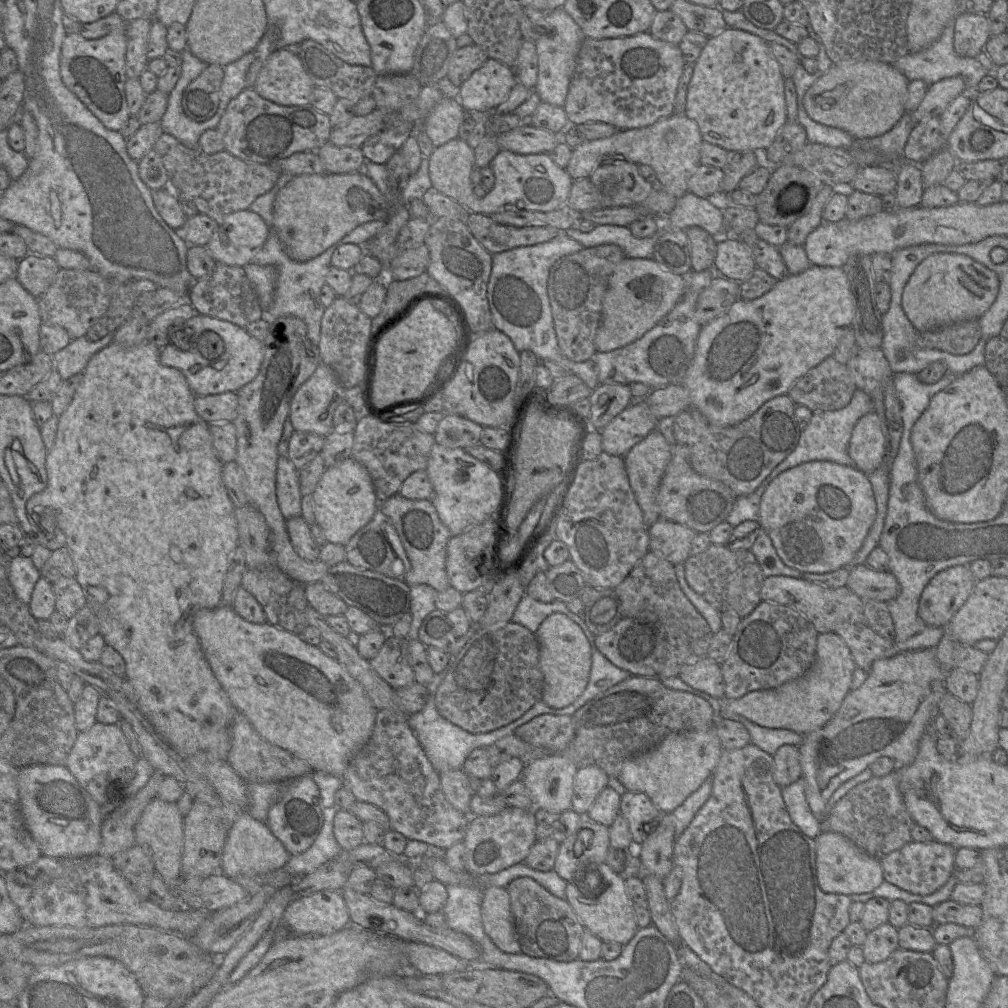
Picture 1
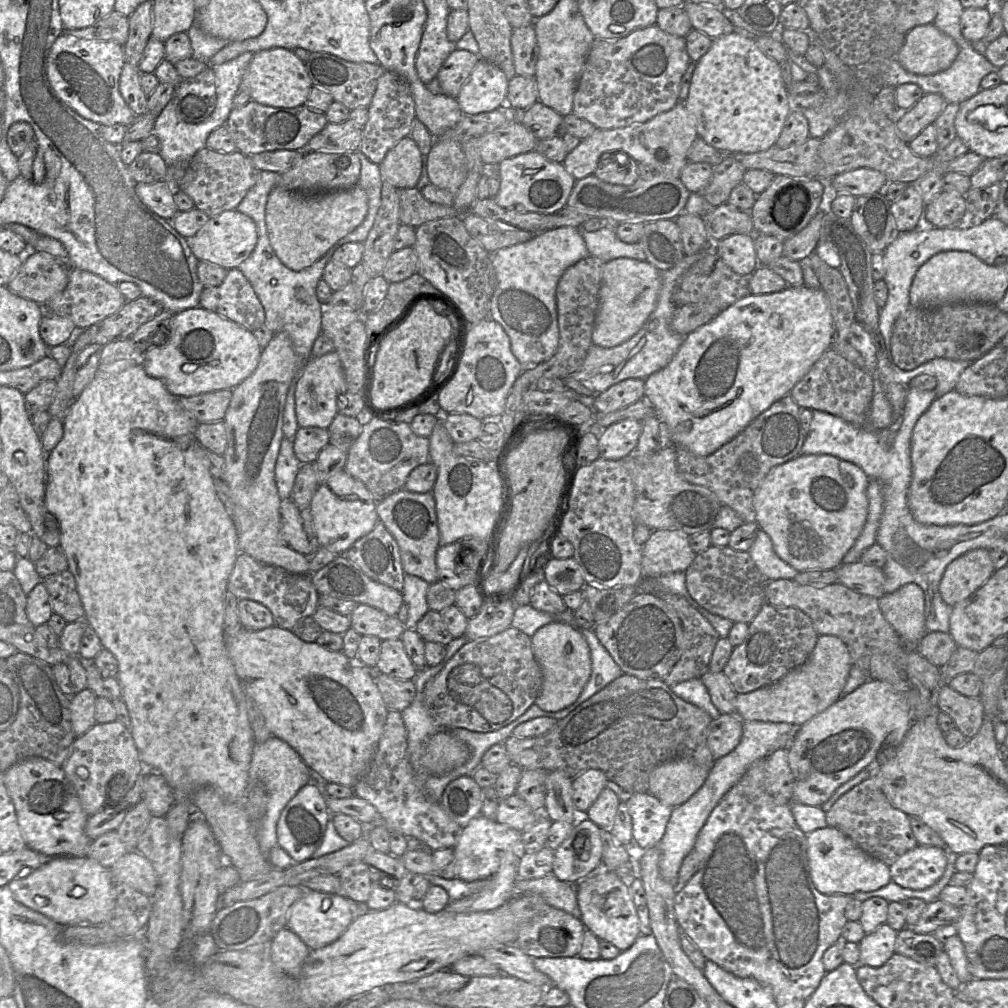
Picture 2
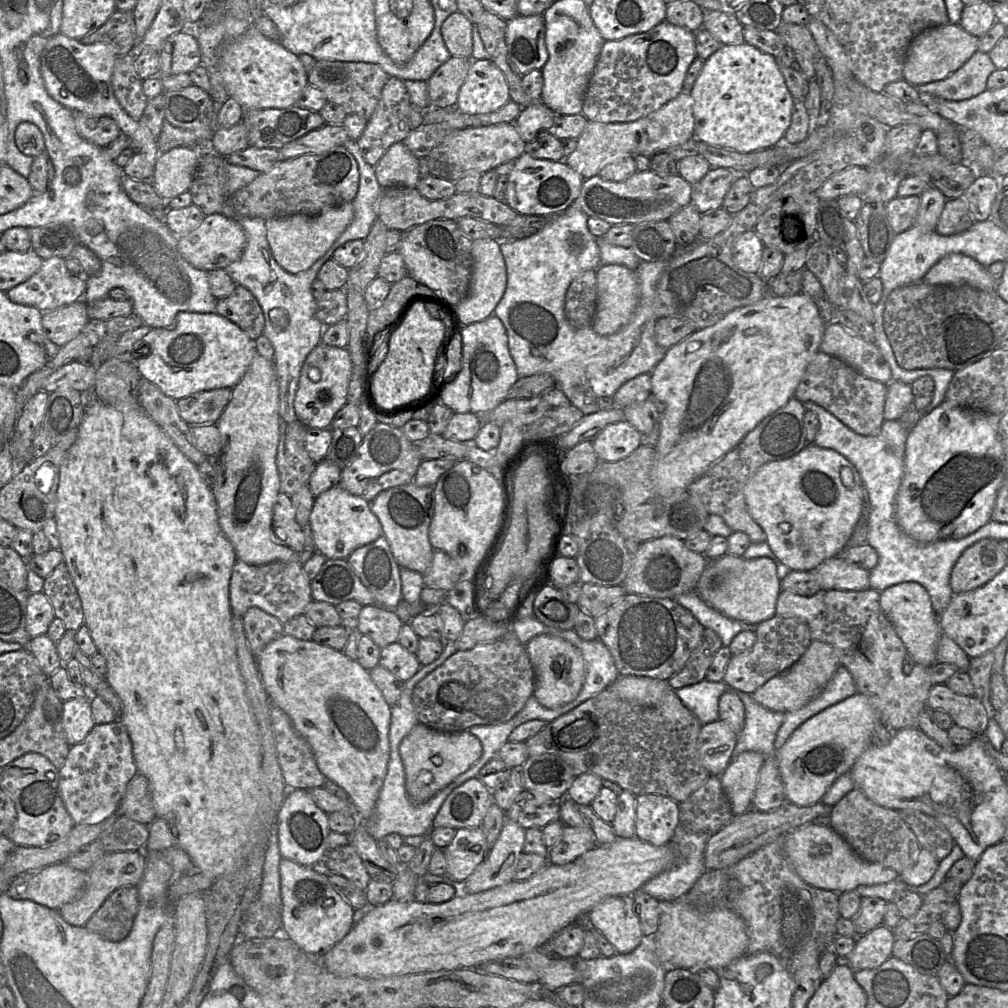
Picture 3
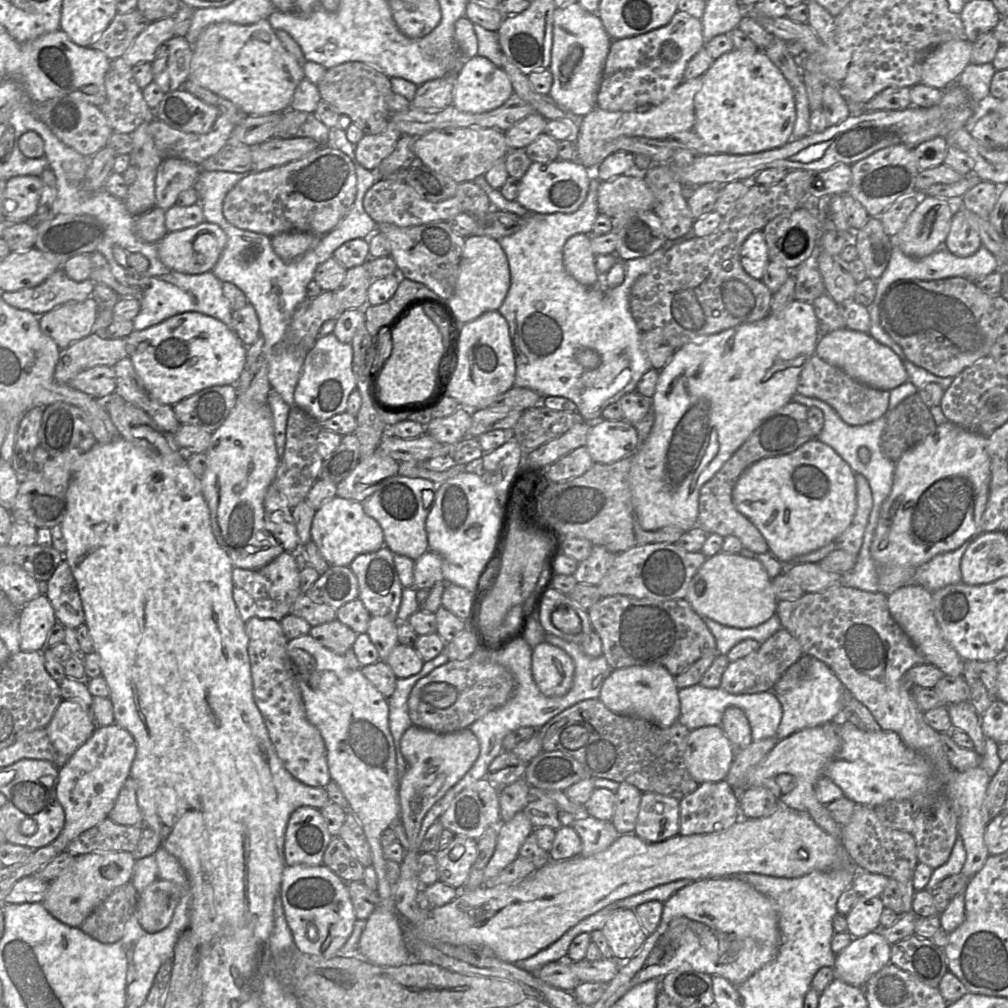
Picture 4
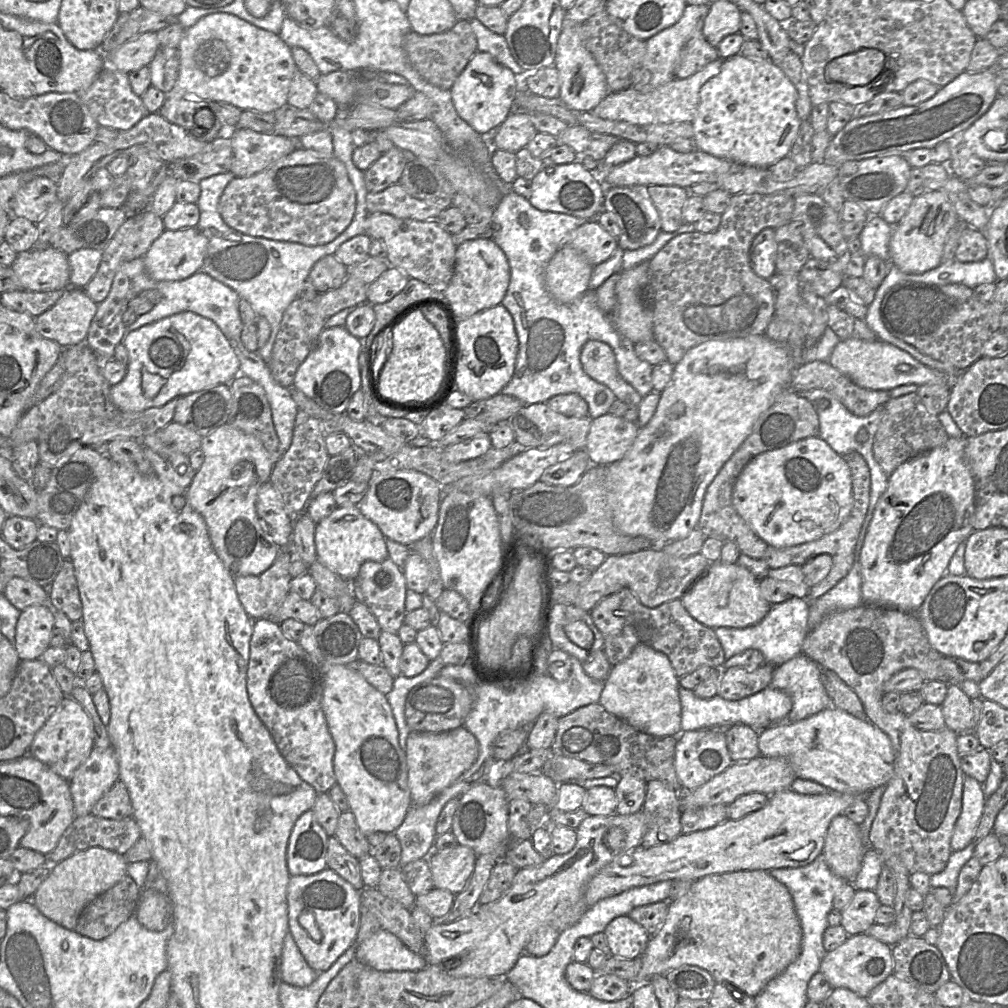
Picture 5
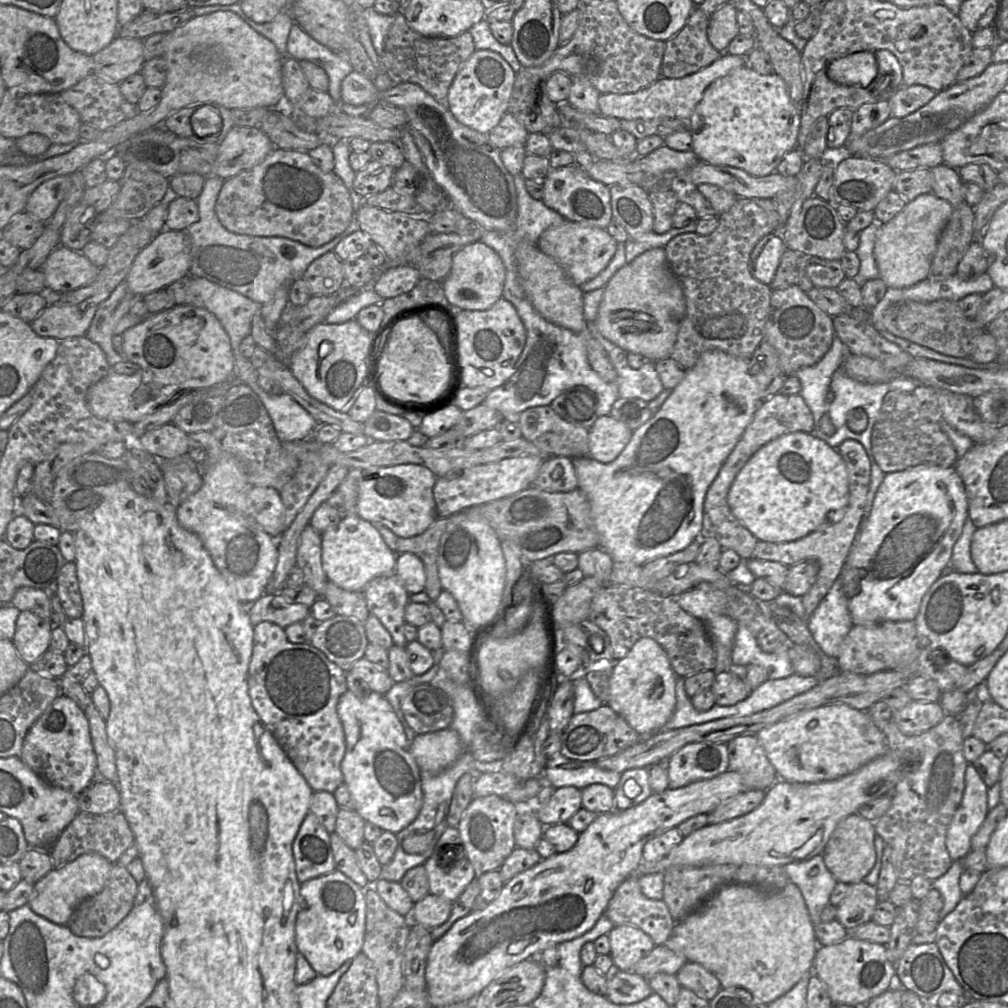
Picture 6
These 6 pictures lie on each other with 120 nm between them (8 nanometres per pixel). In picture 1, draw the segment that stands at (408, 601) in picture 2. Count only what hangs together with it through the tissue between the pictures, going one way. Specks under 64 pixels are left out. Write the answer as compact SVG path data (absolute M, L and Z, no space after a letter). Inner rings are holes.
M427 584L410 587L410 613L412 623L407 636L409 641L418 640L419 629L423 620L436 608L437 591Z

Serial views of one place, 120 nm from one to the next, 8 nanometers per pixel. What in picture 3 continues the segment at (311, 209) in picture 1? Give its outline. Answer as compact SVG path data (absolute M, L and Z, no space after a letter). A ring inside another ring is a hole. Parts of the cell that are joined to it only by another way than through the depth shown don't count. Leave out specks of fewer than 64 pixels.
M352 202L322 211L315 216L295 214L265 221L267 241L277 264L286 272L298 274L318 261L351 224L354 218Z

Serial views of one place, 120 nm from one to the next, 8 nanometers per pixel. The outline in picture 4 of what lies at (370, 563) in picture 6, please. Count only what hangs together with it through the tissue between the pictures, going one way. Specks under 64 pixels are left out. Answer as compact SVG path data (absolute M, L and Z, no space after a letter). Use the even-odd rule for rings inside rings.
M335 496L315 511L311 539L330 566L350 566L360 554L378 551L384 546L384 534L379 523L363 509L359 501Z

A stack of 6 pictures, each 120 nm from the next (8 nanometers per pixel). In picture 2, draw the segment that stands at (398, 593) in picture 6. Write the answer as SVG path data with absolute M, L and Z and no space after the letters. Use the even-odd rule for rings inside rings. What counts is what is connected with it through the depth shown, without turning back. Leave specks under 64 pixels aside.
M381 520L344 556L371 579L402 592L404 570L398 544Z

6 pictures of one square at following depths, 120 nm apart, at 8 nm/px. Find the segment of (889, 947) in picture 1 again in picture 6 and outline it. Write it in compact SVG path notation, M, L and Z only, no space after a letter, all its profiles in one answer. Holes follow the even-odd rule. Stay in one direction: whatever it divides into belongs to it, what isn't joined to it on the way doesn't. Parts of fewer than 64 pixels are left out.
M851 936L828 946L820 946L813 973L825 984L834 1005L863 1007L895 984L895 965L887 957L886 945Z

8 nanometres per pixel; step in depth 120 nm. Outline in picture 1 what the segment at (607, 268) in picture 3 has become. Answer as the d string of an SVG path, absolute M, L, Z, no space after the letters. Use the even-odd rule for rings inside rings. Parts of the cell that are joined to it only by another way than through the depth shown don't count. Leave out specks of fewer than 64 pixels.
M625 257L611 275L603 296L601 323L595 336L597 352L622 348L651 330L681 299L684 277L666 269L653 258Z

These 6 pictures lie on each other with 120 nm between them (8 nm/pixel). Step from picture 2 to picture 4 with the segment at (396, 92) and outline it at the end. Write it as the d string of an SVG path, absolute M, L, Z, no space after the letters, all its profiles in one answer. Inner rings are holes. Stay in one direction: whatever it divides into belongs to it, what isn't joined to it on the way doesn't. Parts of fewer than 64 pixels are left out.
M392 121L384 132L377 135L364 135L355 145L357 161L367 170L374 171L388 157L402 136Z

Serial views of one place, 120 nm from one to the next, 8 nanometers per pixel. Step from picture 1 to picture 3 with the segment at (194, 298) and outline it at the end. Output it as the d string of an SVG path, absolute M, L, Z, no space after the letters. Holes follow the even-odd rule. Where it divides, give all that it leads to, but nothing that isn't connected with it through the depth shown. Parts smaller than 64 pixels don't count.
M237 285L229 297L217 300L216 314L236 324L252 340L263 334L263 311L253 294L243 286Z

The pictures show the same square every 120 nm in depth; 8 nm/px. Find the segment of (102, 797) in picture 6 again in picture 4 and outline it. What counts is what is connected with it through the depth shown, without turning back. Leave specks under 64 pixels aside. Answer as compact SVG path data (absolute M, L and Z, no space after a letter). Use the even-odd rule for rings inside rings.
M130 777L121 787L108 819L124 826L143 826L143 818L137 804L136 782Z

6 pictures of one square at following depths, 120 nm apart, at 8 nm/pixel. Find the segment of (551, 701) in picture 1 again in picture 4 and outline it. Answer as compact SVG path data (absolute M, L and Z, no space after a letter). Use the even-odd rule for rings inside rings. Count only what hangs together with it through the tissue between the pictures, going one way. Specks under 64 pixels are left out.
M546 641L532 649L532 675L539 690L548 697L563 696L571 689L575 664L561 648Z

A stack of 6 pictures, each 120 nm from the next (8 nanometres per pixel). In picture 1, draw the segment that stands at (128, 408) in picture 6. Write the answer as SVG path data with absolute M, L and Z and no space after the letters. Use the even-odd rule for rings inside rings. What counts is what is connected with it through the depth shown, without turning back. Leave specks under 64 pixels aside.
M200 314L174 327L170 343L160 351L161 364L180 370L195 396L238 392L257 376L263 358L263 341L252 337L246 329Z

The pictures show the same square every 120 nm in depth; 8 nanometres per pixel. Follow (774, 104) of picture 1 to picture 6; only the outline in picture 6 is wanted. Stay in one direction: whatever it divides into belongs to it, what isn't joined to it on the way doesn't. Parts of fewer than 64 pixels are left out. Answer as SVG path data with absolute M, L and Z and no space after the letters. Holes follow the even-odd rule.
M745 65L713 81L705 90L689 121L692 151L700 161L716 166L740 168L753 176L767 176L777 172L777 166L783 157L797 147L801 110L792 101L788 86L779 75L775 72L760 74Z

